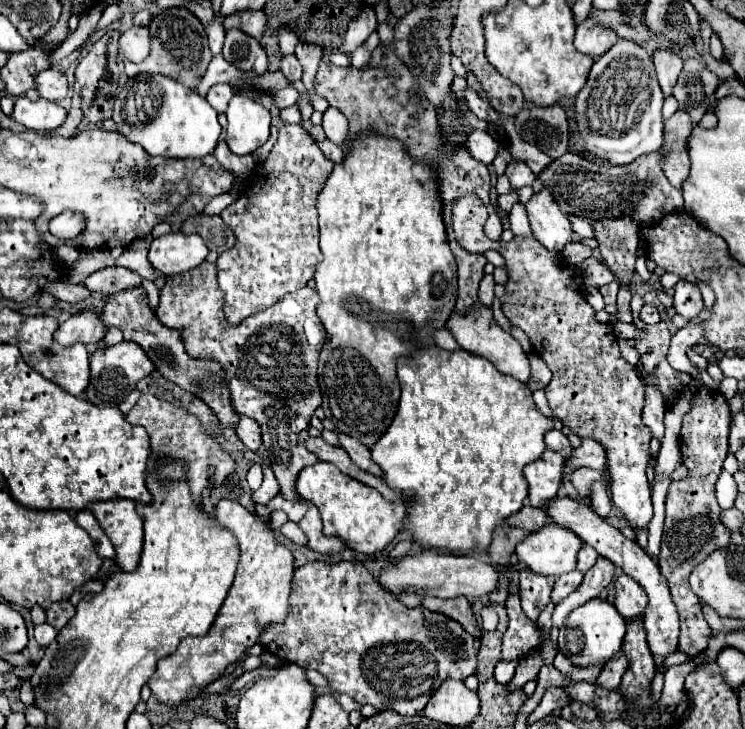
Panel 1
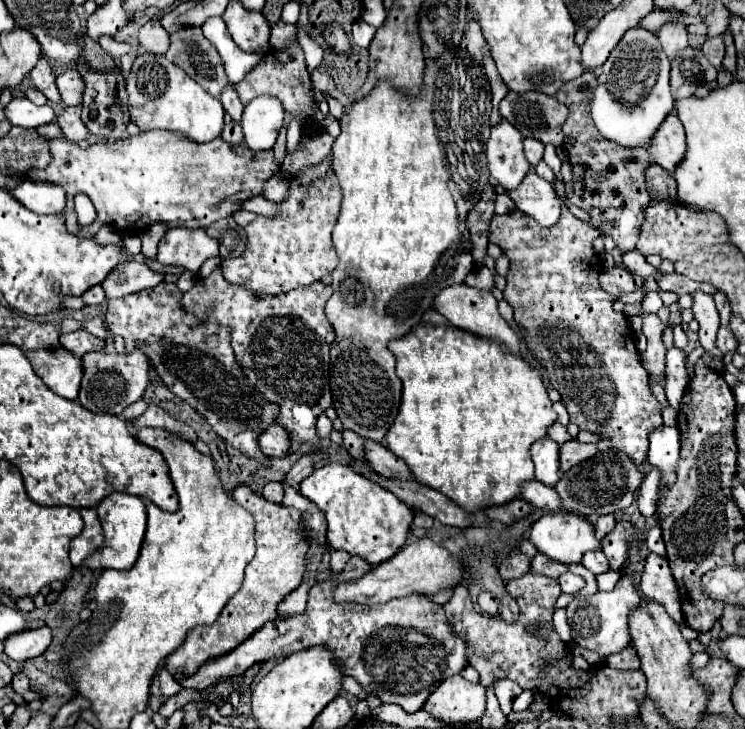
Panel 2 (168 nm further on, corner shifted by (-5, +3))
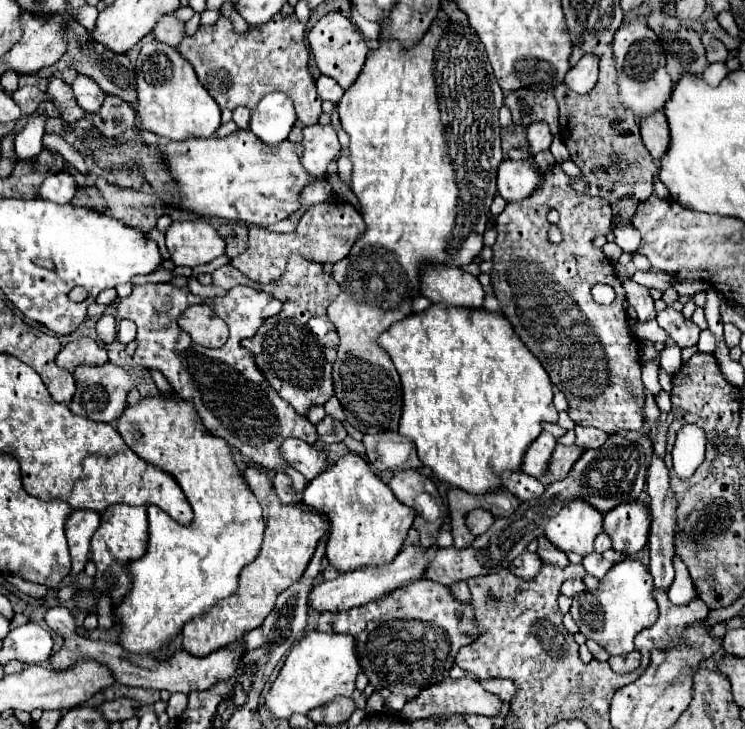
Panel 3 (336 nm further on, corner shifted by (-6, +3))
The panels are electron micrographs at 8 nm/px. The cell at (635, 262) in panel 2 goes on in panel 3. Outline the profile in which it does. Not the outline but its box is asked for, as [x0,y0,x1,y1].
[613,215,641,253]

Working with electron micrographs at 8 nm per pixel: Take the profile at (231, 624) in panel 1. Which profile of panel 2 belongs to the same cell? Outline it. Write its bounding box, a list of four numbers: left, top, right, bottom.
[164,485,308,677]

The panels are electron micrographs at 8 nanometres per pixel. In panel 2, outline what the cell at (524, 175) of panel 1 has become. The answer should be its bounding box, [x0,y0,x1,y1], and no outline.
[524,139,544,167]

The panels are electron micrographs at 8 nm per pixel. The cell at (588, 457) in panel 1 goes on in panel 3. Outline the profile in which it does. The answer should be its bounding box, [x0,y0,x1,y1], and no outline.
[541,445,583,485]

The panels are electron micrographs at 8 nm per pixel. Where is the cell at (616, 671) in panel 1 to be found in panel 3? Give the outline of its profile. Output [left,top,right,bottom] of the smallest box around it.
[609,651,641,673]

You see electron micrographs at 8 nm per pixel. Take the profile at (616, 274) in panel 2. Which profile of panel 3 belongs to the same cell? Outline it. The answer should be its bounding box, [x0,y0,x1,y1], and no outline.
[623,279,657,321]

